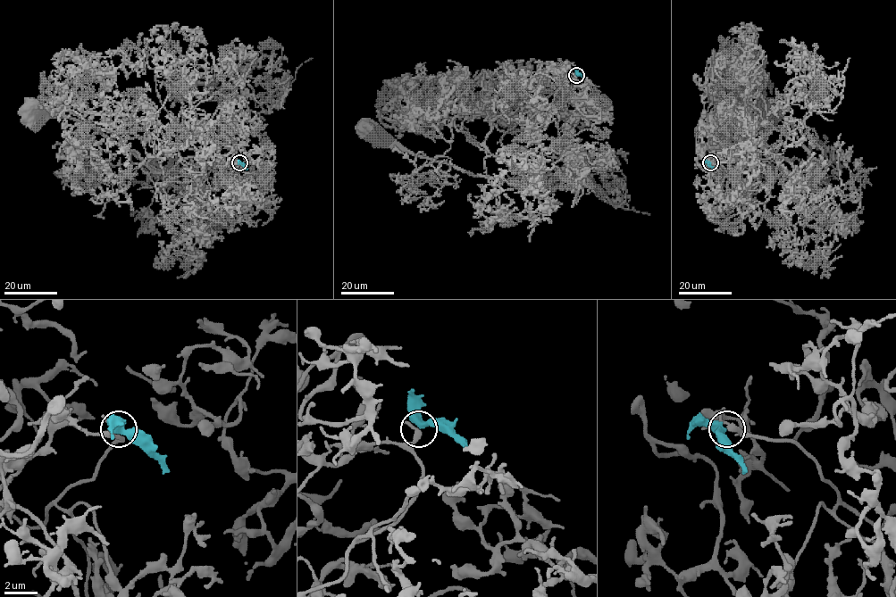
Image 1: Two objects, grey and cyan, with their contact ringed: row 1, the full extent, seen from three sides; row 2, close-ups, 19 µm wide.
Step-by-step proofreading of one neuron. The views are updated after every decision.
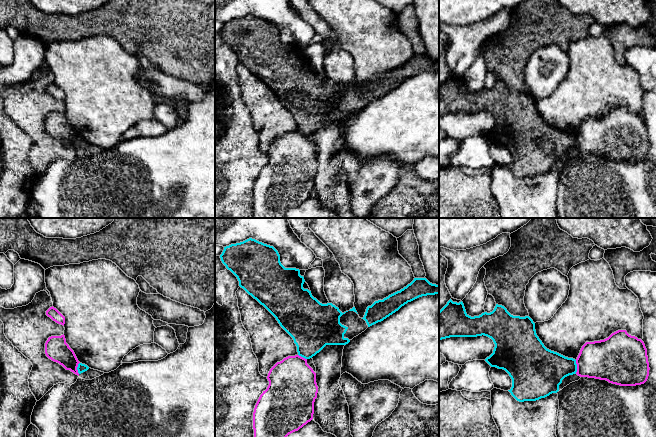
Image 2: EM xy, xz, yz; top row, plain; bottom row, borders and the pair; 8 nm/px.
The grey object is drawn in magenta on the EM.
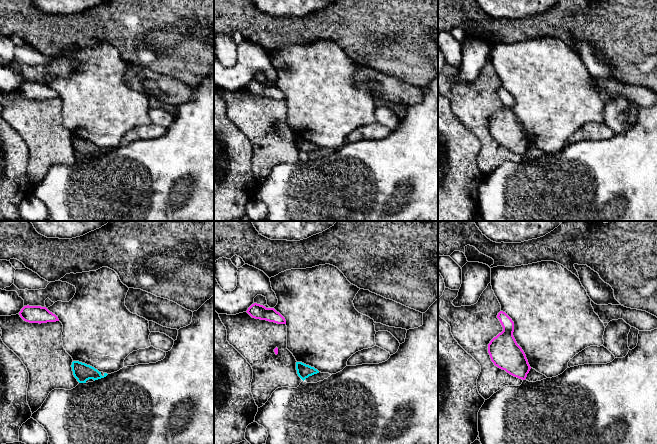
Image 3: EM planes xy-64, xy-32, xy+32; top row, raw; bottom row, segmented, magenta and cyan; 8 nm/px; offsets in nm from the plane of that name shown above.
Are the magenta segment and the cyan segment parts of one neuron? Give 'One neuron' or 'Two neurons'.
Two neurons

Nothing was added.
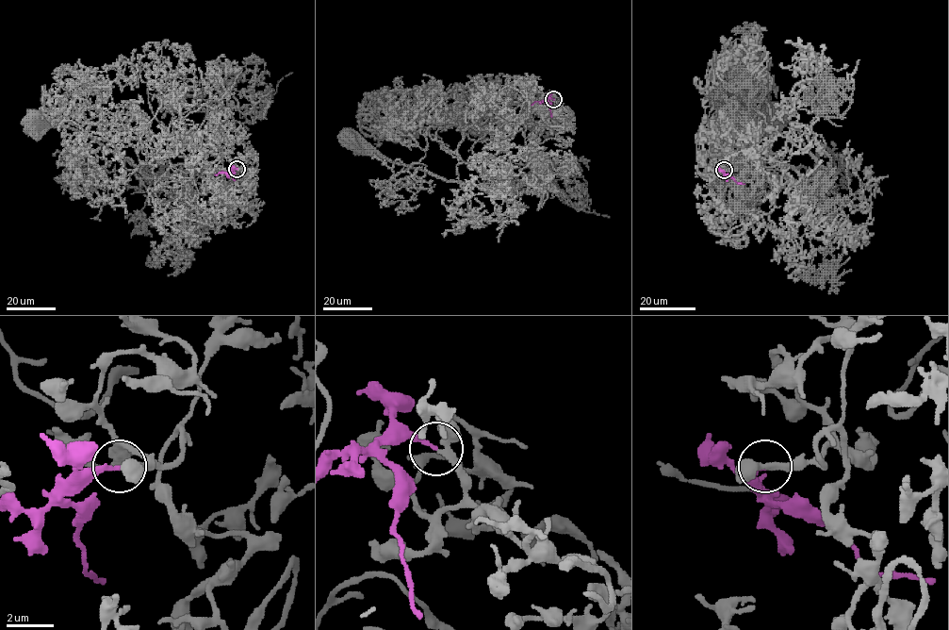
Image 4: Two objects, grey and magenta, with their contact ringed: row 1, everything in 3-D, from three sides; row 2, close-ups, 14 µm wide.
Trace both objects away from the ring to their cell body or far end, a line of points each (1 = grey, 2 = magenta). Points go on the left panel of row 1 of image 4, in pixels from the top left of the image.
1: (237, 168), (252, 152), (228, 161), (234, 153), (204, 129), (192, 160), (151, 175), (82, 133), (31, 123)
2: (237, 168), (232, 172), (236, 180)

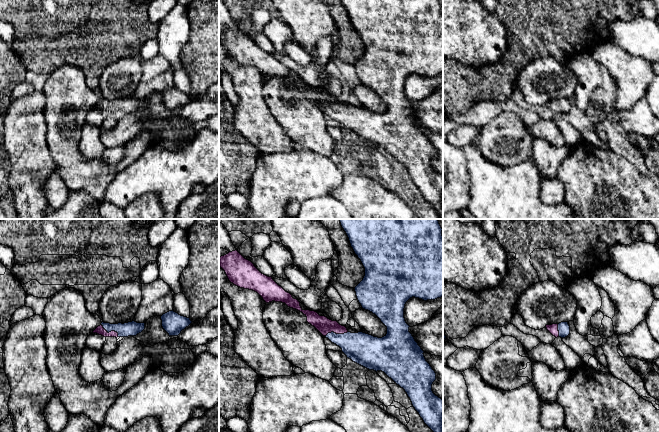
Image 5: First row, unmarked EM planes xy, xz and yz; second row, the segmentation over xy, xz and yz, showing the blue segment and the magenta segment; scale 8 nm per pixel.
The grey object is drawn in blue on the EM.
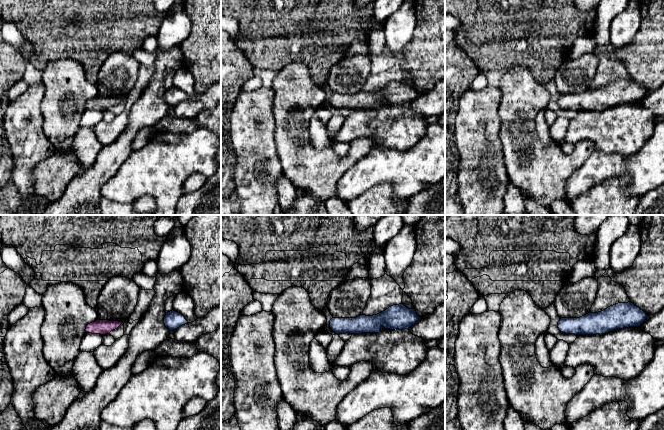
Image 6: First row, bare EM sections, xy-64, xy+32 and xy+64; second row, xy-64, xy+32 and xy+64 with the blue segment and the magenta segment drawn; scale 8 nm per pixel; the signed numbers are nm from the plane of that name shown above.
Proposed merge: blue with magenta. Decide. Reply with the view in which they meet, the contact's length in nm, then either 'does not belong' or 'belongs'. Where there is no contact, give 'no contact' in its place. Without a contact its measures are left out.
contact in xz; length 190 nm; belongs

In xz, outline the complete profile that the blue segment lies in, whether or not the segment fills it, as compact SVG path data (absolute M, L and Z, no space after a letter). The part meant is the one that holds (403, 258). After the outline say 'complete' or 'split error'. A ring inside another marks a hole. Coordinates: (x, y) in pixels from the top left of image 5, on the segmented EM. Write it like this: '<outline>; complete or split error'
M340 219L340 223L349 238L351 247L365 268L363 280L354 288L357 299L363 309L375 314L387 327L387 334L382 338L363 332L351 333L337 321L320 316L315 311L303 310L297 299L294 299L290 293L279 286L272 277L262 274L251 261L245 259L237 250L219 257L219 267L225 271L231 283L240 288L257 292L266 303L282 302L288 307L302 312L307 317L309 324L339 346L347 358L353 362L369 370L384 372L405 390L424 423L433 432L443 432L443 400L432 391L436 373L426 361L424 351L409 332L410 326L404 318L405 304L410 298L415 297L427 301L443 297L443 229L438 219Z; split error

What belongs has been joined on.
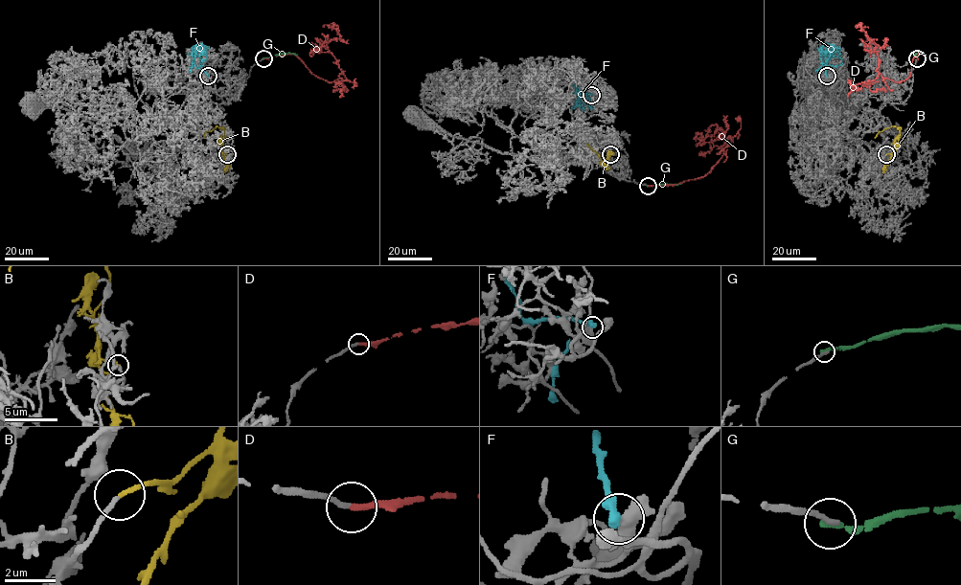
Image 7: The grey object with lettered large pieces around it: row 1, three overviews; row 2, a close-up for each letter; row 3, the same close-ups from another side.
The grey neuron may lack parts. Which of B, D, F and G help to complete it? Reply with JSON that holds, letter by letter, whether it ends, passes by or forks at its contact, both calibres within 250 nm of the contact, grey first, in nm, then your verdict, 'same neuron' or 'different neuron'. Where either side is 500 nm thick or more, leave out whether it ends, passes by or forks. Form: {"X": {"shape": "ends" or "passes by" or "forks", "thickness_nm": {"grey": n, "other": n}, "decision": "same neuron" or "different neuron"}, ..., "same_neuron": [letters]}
{"B": {"shape": "ends", "thickness_nm": {"grey": 200, "other": 160}, "decision": "different neuron"}, "D": {"shape": "ends", "thickness_nm": {"grey": 200, "other": 240}, "decision": "same neuron"}, "F": {"shape": "ends", "thickness_nm": {"grey": 360, "other": 460}, "decision": "different neuron"}, "G": {"shape": "ends", "thickness_nm": {"grey": 240, "other": 240}, "decision": "different neuron"}, "same_neuron": ["D"]}

